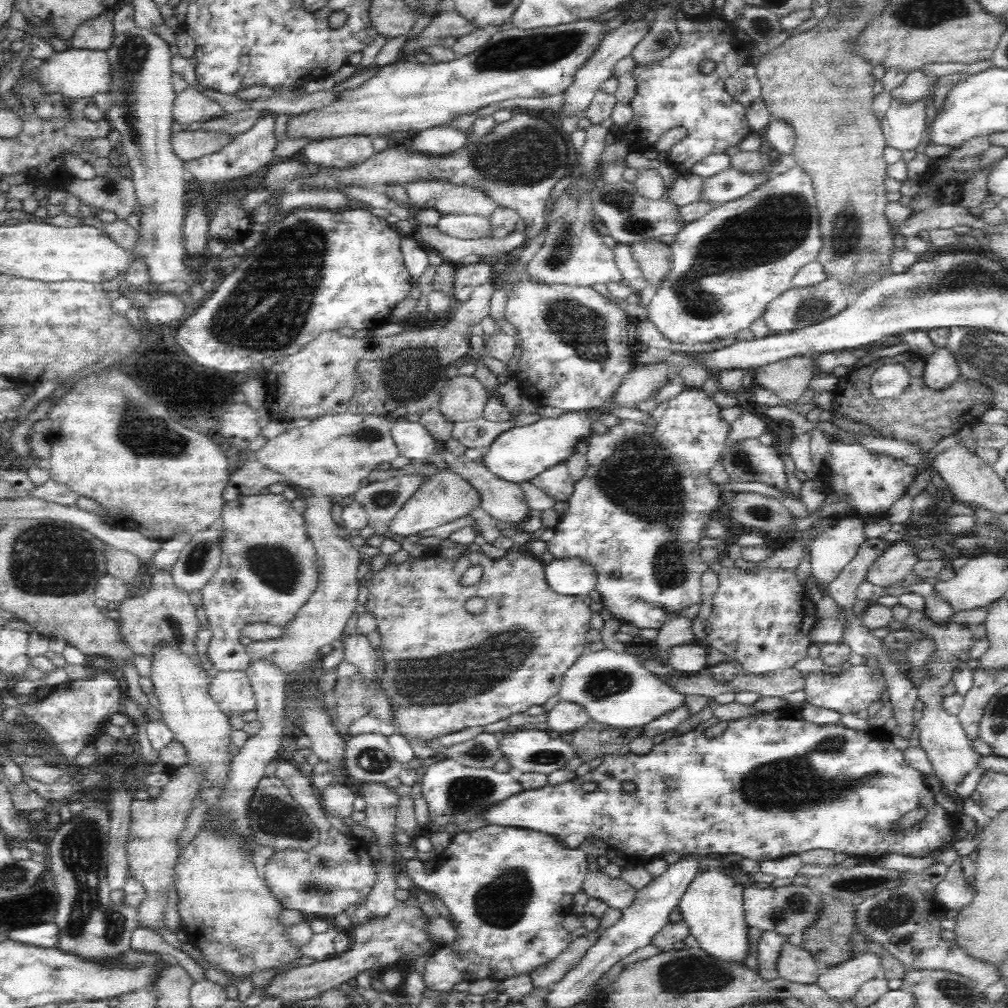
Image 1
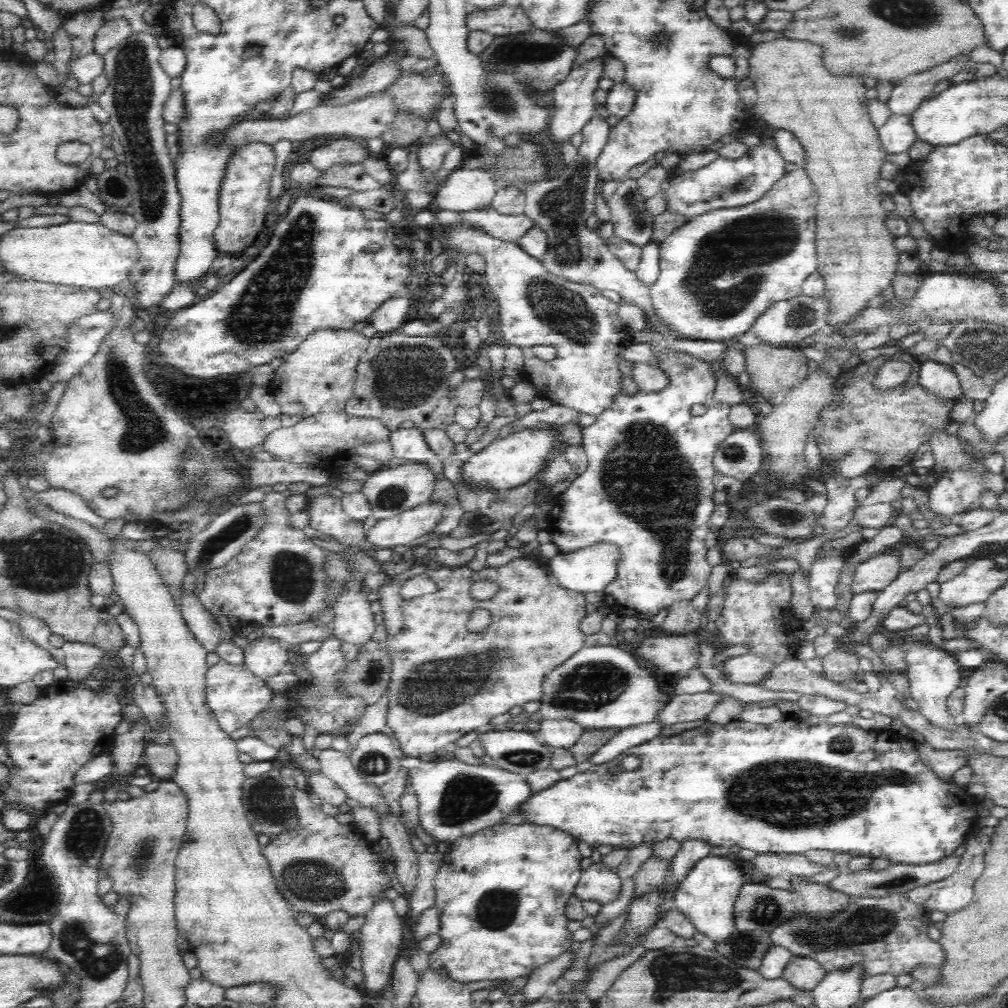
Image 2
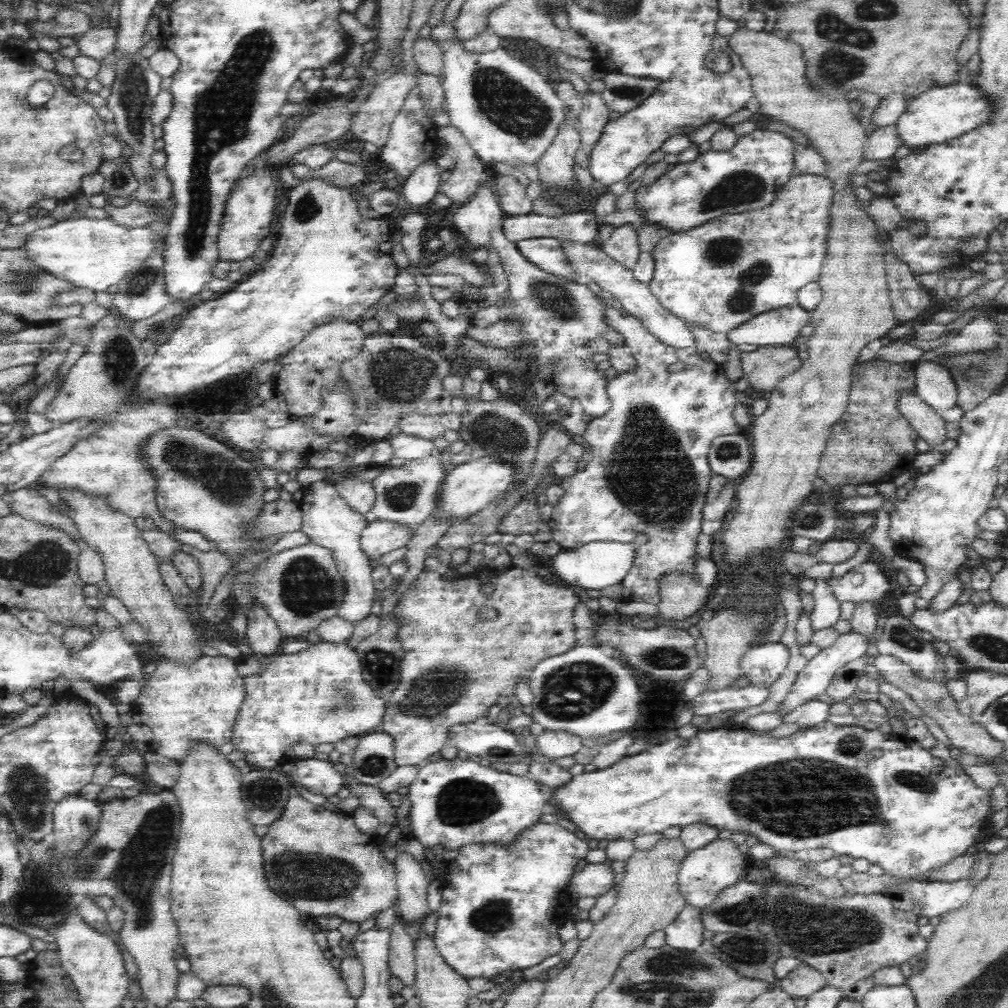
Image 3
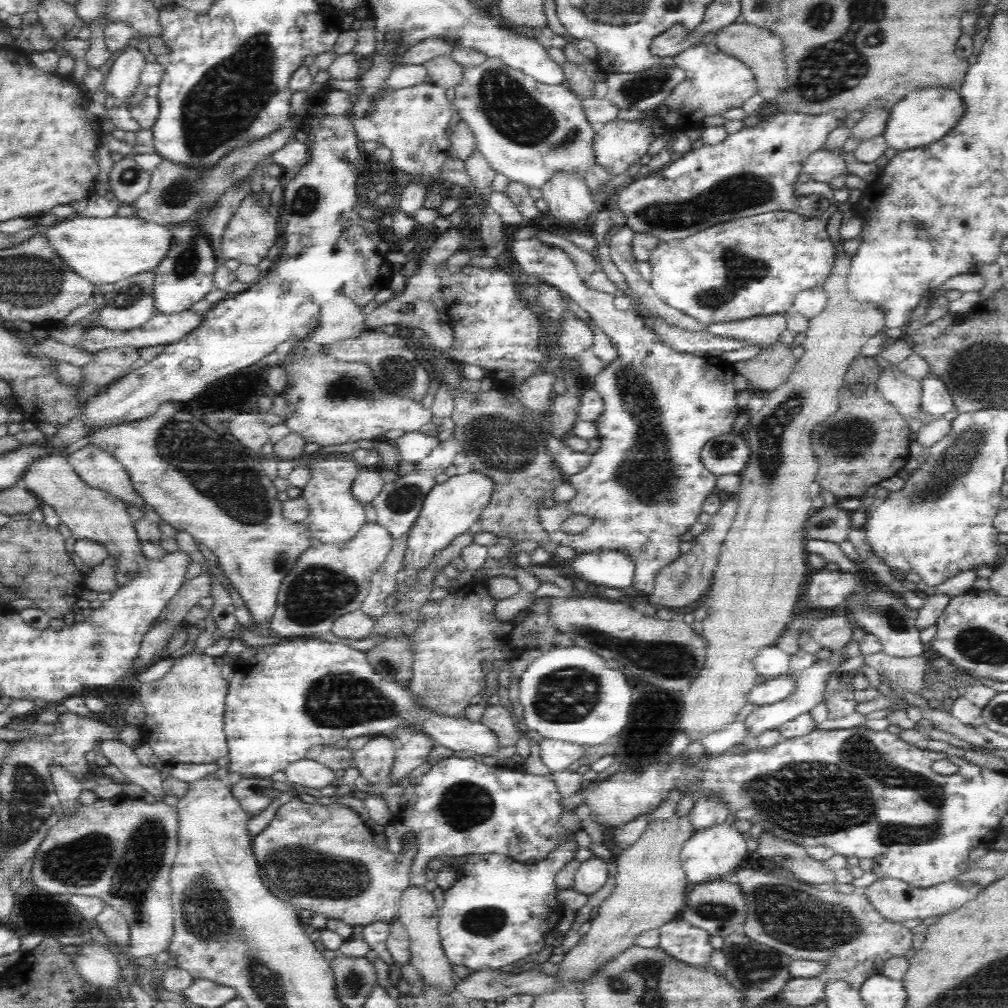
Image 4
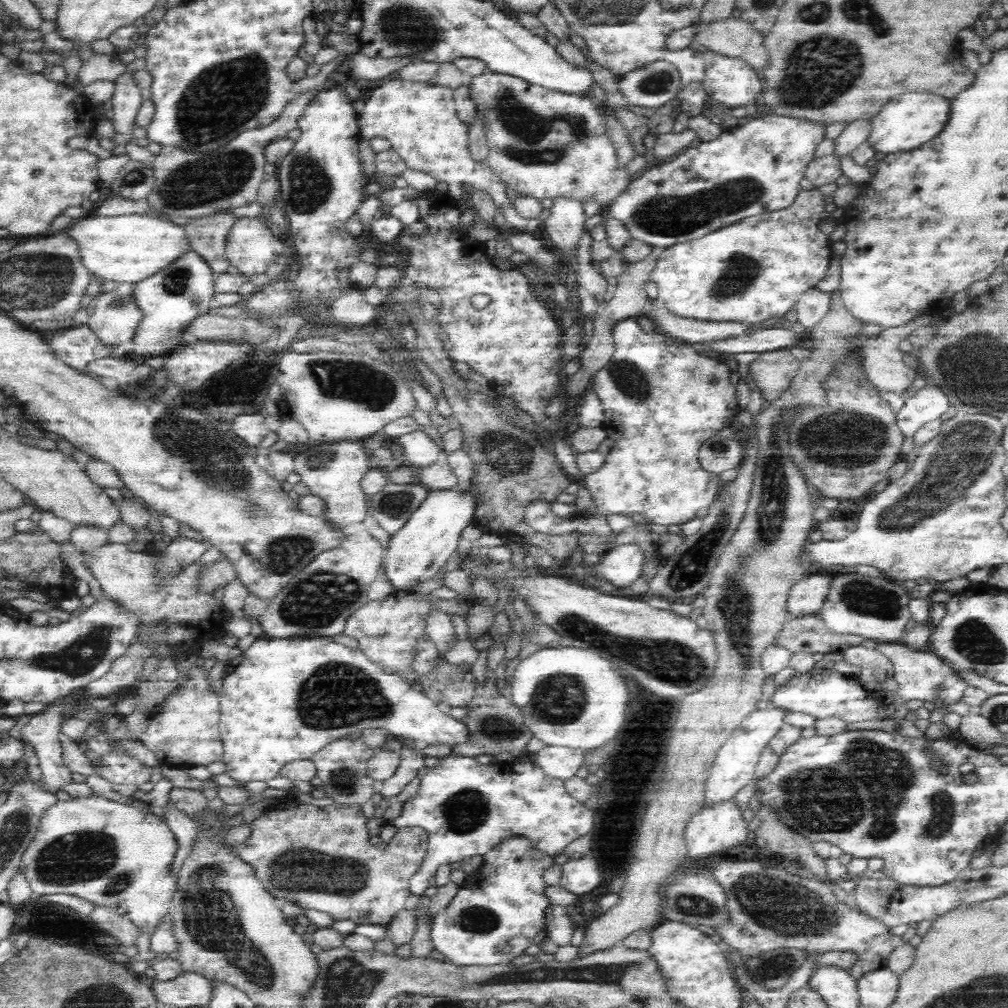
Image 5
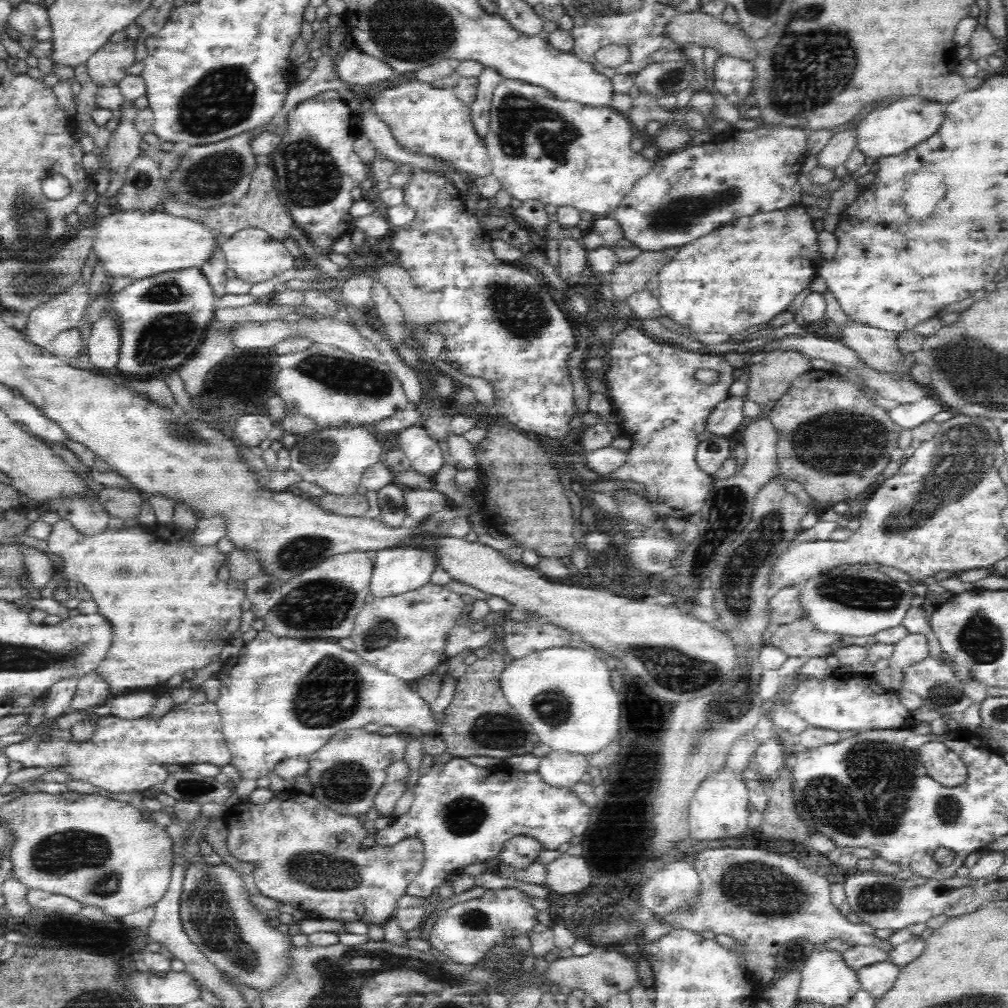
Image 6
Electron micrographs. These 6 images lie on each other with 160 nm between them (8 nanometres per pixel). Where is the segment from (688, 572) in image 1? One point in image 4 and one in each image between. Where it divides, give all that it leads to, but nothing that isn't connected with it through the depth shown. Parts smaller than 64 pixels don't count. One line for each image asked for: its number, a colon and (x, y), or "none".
2: (648, 489)
3: (648, 473)
4: (645, 487)

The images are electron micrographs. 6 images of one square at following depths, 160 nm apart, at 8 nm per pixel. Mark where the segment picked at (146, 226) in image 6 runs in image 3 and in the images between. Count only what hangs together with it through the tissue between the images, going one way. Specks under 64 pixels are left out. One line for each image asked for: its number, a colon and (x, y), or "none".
3: (96, 254)
4: (102, 250)
5: (126, 249)

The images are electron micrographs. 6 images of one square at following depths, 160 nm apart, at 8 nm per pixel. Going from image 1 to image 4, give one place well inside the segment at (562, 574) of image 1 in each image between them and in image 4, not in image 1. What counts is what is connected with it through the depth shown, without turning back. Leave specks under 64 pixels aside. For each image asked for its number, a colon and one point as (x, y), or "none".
2: (589, 569)
3: (594, 566)
4: (611, 568)

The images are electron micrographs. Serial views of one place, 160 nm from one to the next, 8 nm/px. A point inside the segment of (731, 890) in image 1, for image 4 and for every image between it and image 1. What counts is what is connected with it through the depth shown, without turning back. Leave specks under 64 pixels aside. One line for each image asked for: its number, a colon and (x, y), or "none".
2: (707, 896)
3: (702, 876)
4: (712, 853)

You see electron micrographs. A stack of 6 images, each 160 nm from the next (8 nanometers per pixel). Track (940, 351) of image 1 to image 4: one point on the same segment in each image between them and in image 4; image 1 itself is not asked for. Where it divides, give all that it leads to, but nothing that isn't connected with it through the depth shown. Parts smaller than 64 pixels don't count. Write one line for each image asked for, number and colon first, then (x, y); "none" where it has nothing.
2: (939, 379)
3: (934, 385)
4: (936, 399)

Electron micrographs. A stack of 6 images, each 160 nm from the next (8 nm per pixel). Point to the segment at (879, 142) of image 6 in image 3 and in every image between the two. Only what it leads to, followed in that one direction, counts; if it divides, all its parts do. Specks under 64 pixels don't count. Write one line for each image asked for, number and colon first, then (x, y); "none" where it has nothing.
3: (938, 115)
4: (922, 117)
5: (913, 119)

